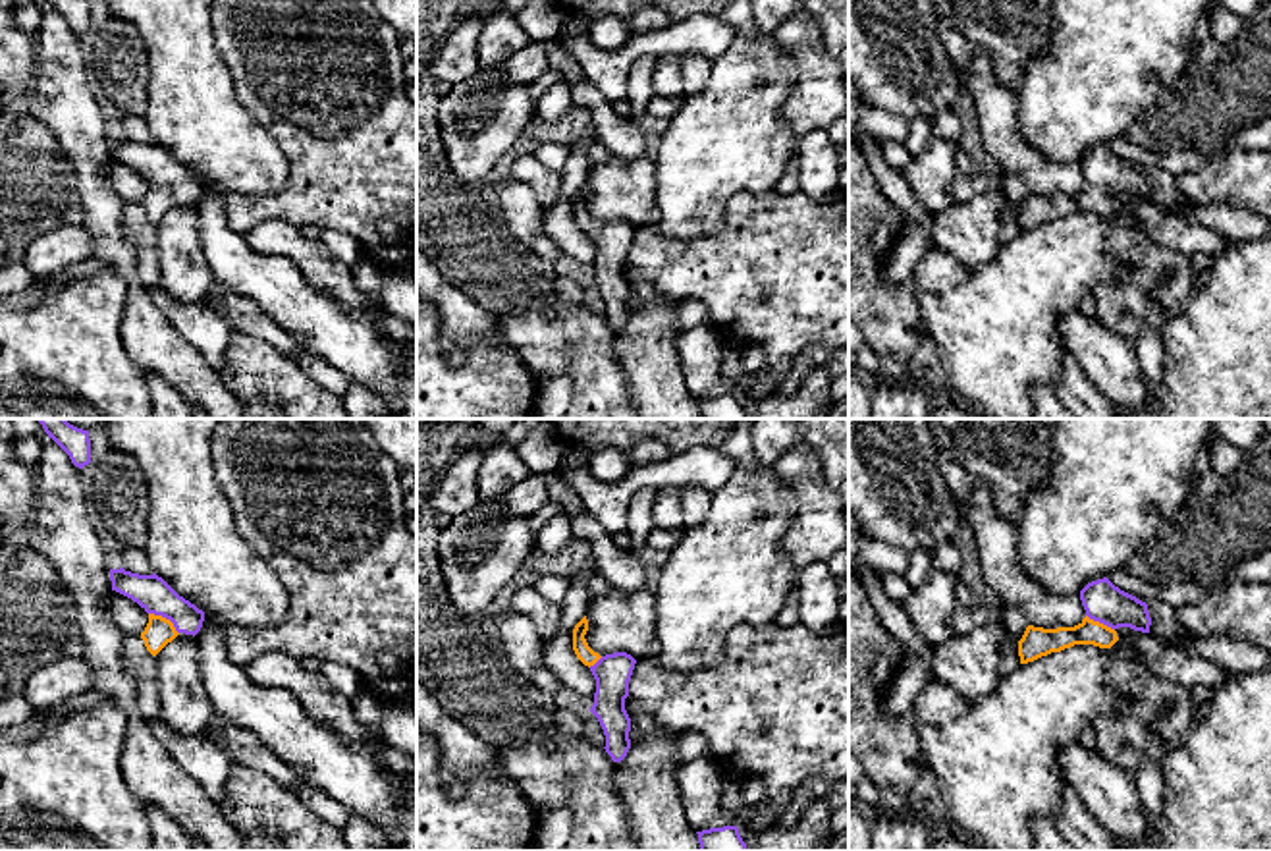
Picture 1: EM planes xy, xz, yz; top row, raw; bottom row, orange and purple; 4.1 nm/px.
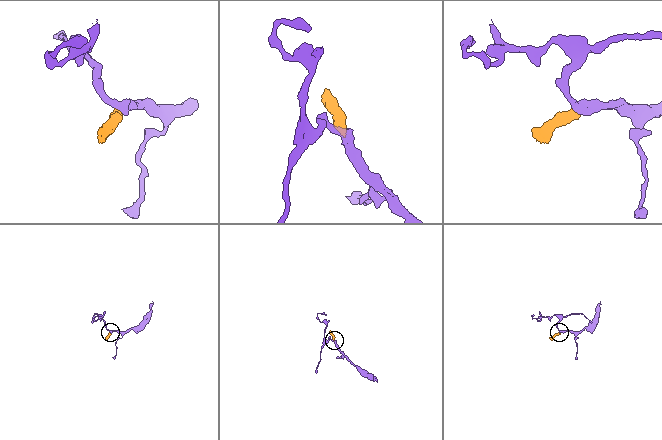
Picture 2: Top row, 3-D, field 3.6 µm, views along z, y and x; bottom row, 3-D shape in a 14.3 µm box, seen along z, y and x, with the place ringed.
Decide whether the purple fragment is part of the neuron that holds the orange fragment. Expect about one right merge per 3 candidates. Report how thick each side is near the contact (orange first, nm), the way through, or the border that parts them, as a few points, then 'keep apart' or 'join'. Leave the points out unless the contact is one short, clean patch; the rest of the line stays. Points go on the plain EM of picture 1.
120/150 nm | across xy (159, 199), (164, 186), (164, 174), (153, 161) | join

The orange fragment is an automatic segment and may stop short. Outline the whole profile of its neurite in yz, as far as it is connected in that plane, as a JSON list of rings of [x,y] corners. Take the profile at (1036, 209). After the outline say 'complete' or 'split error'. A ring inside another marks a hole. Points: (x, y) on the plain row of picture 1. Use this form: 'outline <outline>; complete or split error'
outline [[[1107,145],[1088,151],[1080,158],[1086,185],[1074,195],[1043,197],[1028,193],[1018,208],[1020,232],[1034,230],[1074,212],[1111,216],[1119,195],[1149,201],[1148,172],[1115,154]]]; split error

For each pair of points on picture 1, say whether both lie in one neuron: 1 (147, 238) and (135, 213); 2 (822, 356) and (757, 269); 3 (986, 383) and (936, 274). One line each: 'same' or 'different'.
1: same
2: different
3: different

